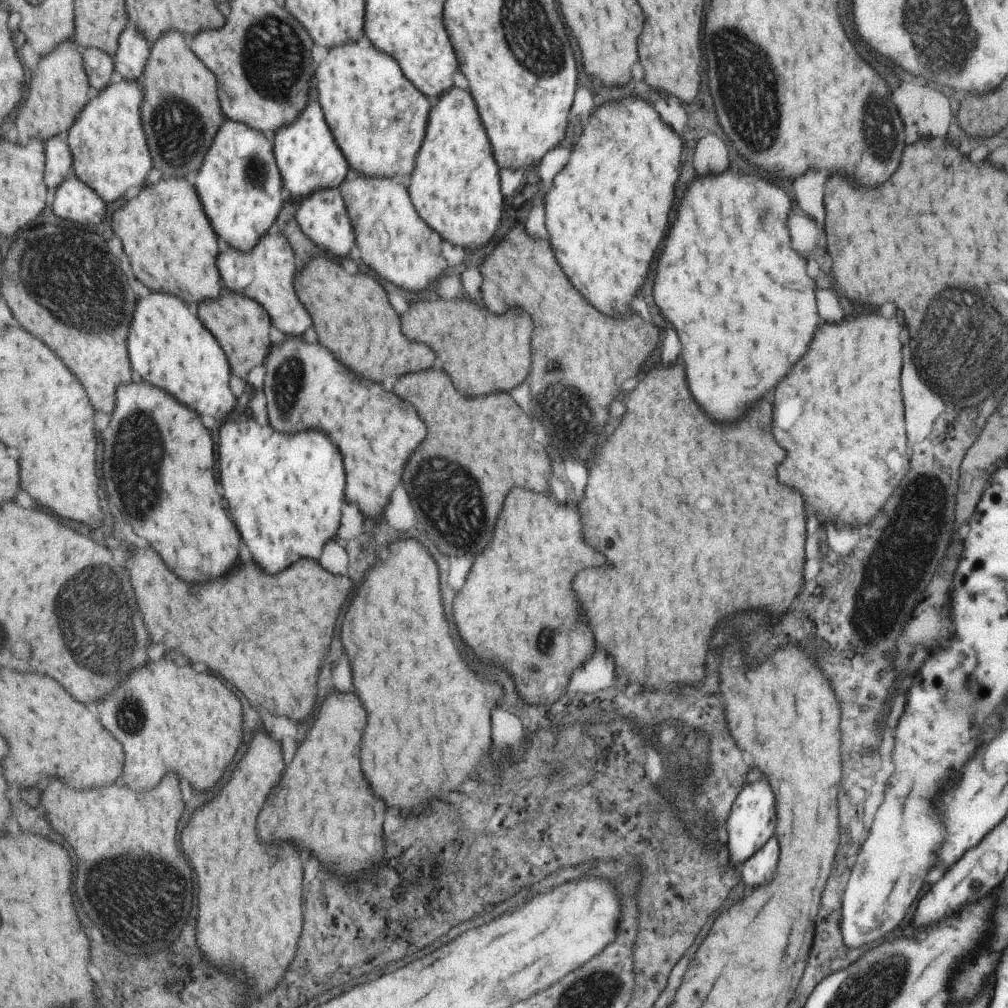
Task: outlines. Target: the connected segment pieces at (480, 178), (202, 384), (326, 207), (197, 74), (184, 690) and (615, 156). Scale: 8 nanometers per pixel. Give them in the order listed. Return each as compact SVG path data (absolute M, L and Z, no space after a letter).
M452 90L438 98L436 110L432 110L432 126L428 126L428 142L424 142L424 150L420 150L416 170L412 172L411 201L420 206L424 222L436 226L454 246L474 250L494 238L504 198L500 194L498 166L470 94Z
M168 294L144 298L136 310L136 322L129 336L133 369L154 386L168 388L180 402L188 402L202 416L224 420L236 410L238 398L232 390L232 366L216 336L202 324L190 306Z
M340 188L318 191L299 205L297 219L306 236L336 256L342 256L342 258L348 256L348 252L354 246L354 232L348 220L350 210L343 191Z
M172 28L163 36L153 46L142 78L146 93L146 104L143 106L144 122L148 130L148 140L152 142L156 168L162 170L166 178L186 178L192 172L200 172L210 148L214 146L214 140L218 136L216 132L220 132L220 128L227 120L220 104L218 78L195 53L192 41L180 29Z
M174 660L152 662L130 682L100 704L102 722L124 742L127 754L124 780L139 793L160 786L166 774L178 772L198 790L212 790L232 766L244 742L244 704L220 678L178 666Z
M630 100L628 106L622 104L622 102L602 106L590 116L588 128L584 130L584 134L580 136L576 148L570 154L570 162L554 178L552 188L546 194L546 228L548 228L548 234L550 234L550 242L552 242L552 246L556 246L556 254L560 254L560 262L564 262L564 272L568 274L568 278L572 278L572 282L576 282L576 290L580 290L580 294L584 294L584 298L588 298L590 304L594 304L598 310L602 310L602 314L616 318L616 316L622 316L622 314L630 312L630 302L636 296L636 292L642 288L642 284L648 276L648 268L654 260L654 254L656 254L656 250L658 250L658 246L660 246L660 242L666 234L668 216L670 216L670 210L674 206L674 186L676 186L676 180L680 176L680 164L682 164L682 142L680 142L678 134L672 132L660 120L658 112L648 102Z

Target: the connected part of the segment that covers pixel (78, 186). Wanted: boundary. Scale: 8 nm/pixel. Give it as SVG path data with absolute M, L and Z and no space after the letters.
M76 175L60 185L54 202L54 213L78 224L100 226L108 214L108 204L97 190Z

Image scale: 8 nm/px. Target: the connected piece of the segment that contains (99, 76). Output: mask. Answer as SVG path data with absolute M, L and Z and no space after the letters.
M102 49L83 50L87 71L91 78L91 84L99 92L112 85L112 76L117 70L115 58Z

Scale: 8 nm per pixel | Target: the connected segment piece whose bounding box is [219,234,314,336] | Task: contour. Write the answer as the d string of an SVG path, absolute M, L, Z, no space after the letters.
M266 236L251 253L229 246L225 253L220 254L219 269L224 274L226 286L263 304L277 328L290 336L304 336L314 322L296 292L296 255L286 236Z

